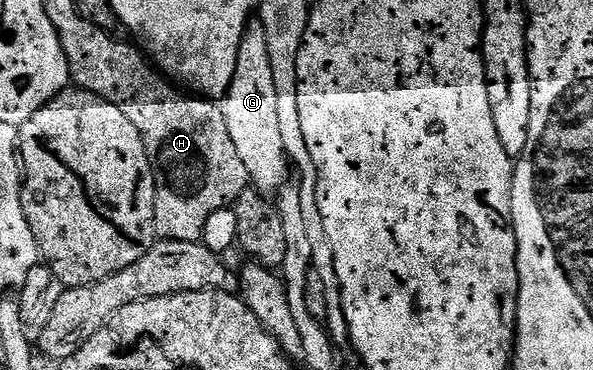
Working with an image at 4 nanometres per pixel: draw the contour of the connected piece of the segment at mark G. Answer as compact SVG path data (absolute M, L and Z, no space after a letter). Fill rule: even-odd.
M258 19L252 20L245 31L237 57L237 71L222 106L225 123L229 123L229 135L245 162L250 184L264 195L278 194L288 184L289 162L285 143L281 143L277 86L273 83L273 63L269 61L269 39L265 37L265 27Z

